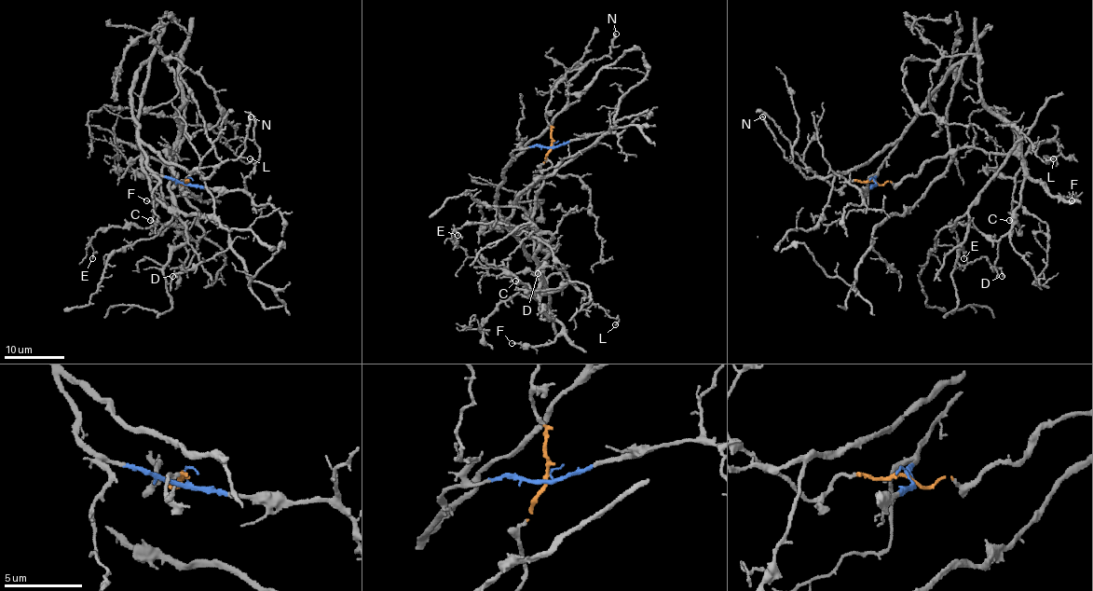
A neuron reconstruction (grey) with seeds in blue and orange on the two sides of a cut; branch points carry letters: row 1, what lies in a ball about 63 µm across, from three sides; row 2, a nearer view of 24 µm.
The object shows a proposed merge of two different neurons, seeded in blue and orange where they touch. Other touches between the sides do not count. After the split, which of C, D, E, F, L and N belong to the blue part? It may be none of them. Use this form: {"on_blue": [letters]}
{"on_blue": ["N"]}

